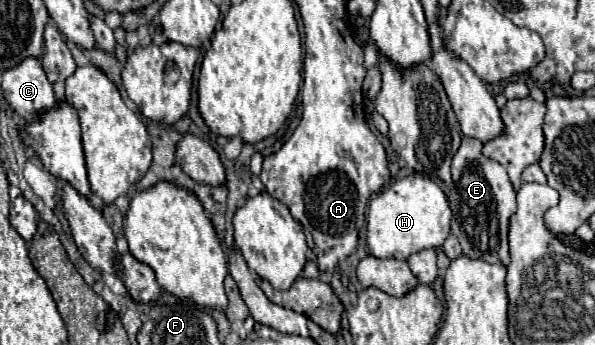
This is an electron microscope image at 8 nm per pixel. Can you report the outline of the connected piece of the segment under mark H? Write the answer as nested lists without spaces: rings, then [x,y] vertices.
[[[408,175],[386,185],[370,201],[368,209],[368,253],[380,259],[408,259],[412,253],[430,247],[442,247],[450,233],[452,209],[448,197],[432,179]]]

